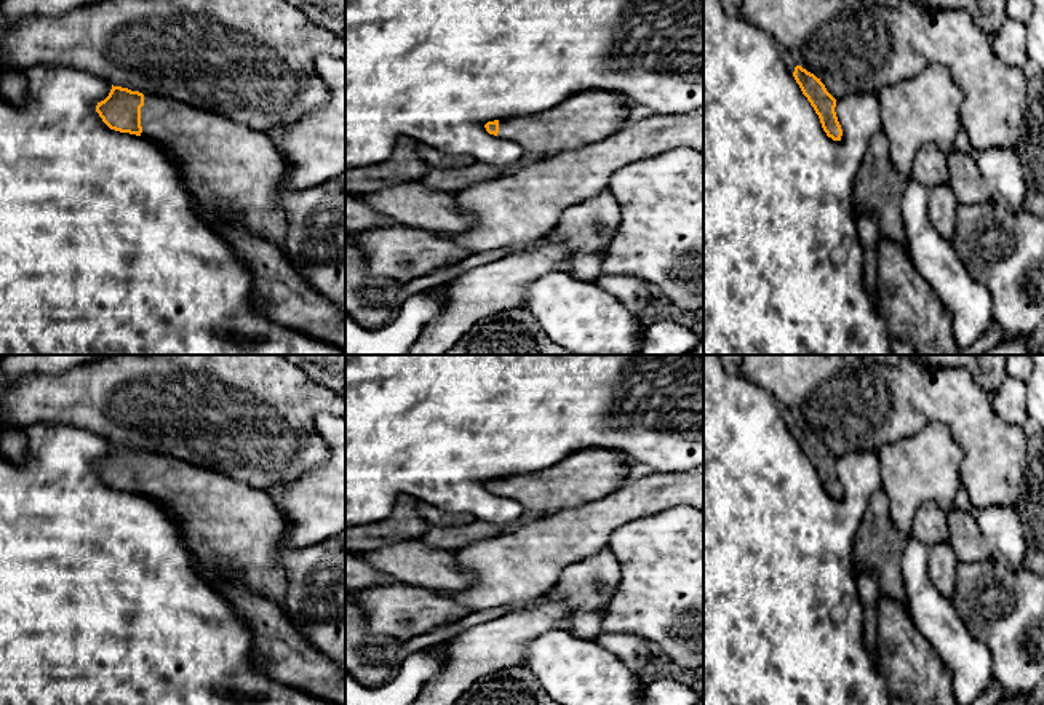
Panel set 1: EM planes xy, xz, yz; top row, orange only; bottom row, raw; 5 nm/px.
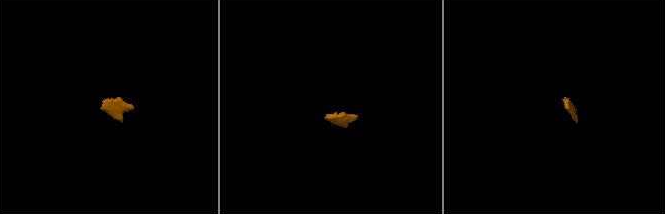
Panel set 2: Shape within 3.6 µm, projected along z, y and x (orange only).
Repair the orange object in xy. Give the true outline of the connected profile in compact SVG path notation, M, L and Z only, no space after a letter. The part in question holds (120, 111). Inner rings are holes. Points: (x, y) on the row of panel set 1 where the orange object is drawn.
M114 85L109 96L98 102L96 112L110 129L157 141L198 201L211 206L240 206L249 229L283 251L286 219L280 197L289 190L285 185L289 165L285 161L273 134L256 131L171 98L149 96Z

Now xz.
M590 90L571 94L545 112L488 121L484 128L489 134L516 142L524 150L524 161L537 161L563 150L600 142L620 131L633 118L633 112L622 104L617 93Z

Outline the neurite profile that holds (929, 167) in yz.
M934 144L924 145L913 160L910 177L926 189L948 182L946 153Z

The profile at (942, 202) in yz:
M950 182L929 189L929 216L945 240L951 240L956 229L958 200Z

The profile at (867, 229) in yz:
M859 213L857 219L857 235L863 249L863 278L868 294L878 301L878 246L879 246L879 230L876 219L870 214Z

